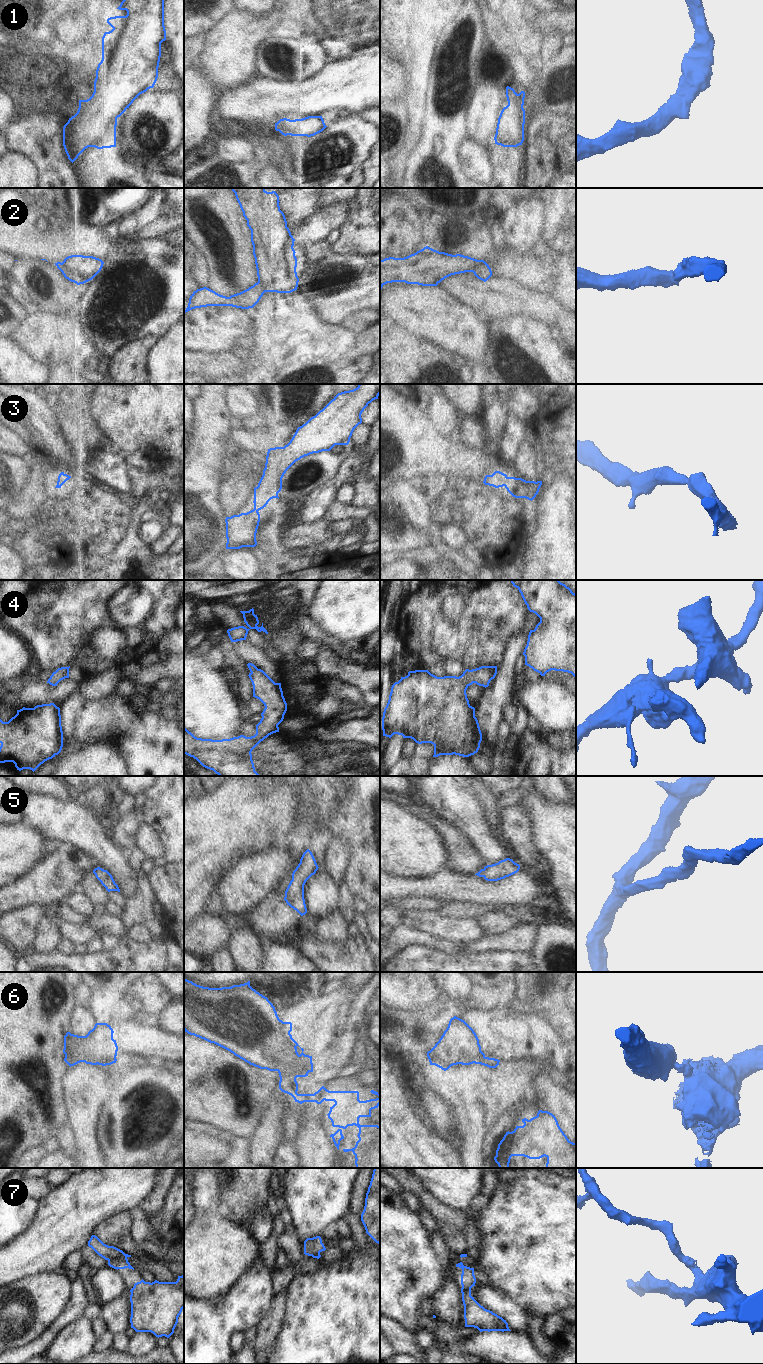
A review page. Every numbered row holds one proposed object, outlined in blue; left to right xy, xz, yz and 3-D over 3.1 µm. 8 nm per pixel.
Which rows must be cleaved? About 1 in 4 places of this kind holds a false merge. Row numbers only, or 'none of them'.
2, 6, 7

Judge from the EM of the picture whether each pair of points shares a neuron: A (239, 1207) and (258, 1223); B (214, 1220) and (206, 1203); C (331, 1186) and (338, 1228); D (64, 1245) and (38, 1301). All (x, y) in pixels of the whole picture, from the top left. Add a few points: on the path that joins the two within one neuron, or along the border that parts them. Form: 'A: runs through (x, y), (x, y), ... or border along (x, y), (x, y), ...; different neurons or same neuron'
A: border along (262, 1199), (258, 1199), (253, 1206), (248, 1229); different neurons
B: border along (226, 1215), (211, 1213), (196, 1216); different neurons
C: border along (344, 1217), (330, 1224), (322, 1233); different neurons
D: border along (62, 1270), (46, 1271), (28, 1277); different neurons

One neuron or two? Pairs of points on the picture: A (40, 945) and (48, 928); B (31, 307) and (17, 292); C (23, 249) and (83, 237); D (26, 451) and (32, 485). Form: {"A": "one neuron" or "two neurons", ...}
{"A": "one neuron", "B": "one neuron", "C": "one neuron", "D": "two neurons"}

